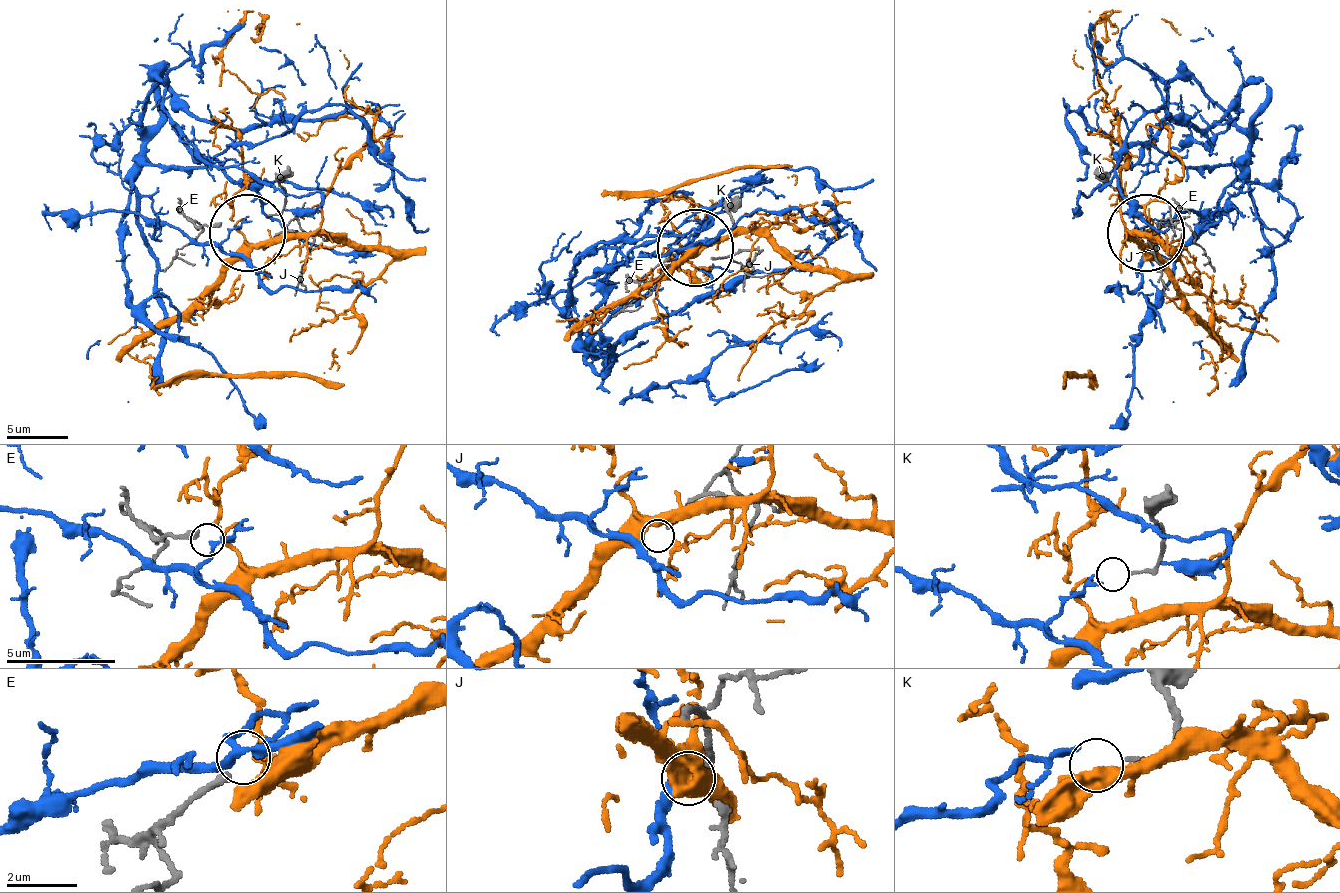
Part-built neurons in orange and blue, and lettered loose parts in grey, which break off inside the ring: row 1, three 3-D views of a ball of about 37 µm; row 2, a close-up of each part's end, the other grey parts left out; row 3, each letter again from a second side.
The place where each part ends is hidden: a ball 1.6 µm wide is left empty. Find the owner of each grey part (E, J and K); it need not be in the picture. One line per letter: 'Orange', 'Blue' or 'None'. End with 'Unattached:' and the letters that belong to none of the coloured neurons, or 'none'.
E: Orange
J: None
K: Blue
Unattached: J

